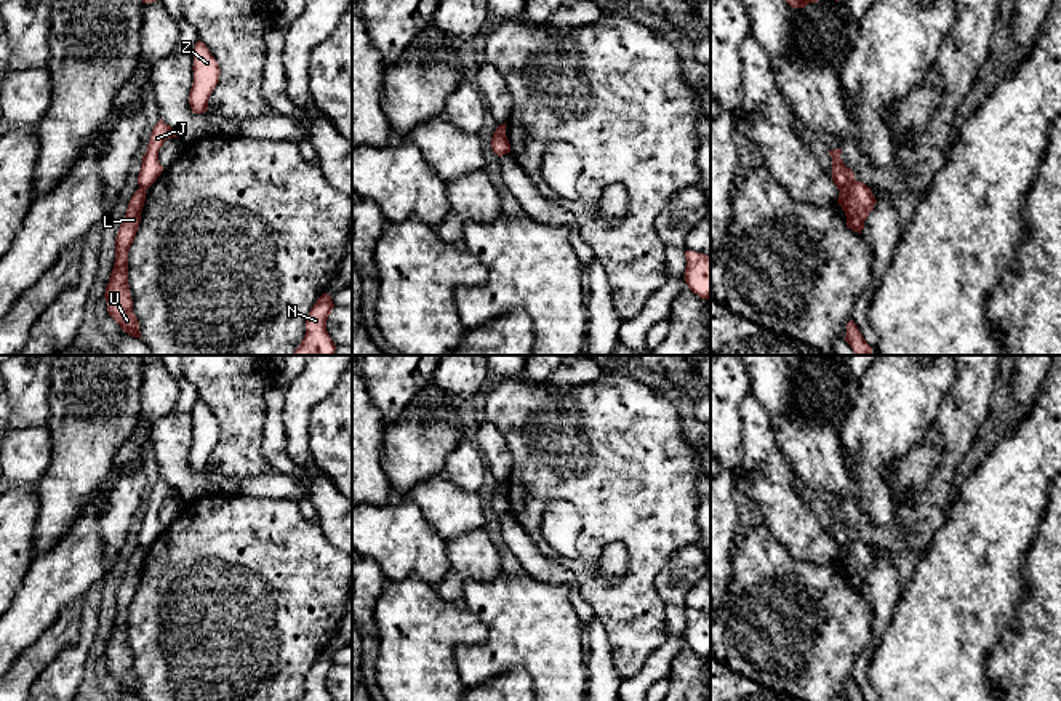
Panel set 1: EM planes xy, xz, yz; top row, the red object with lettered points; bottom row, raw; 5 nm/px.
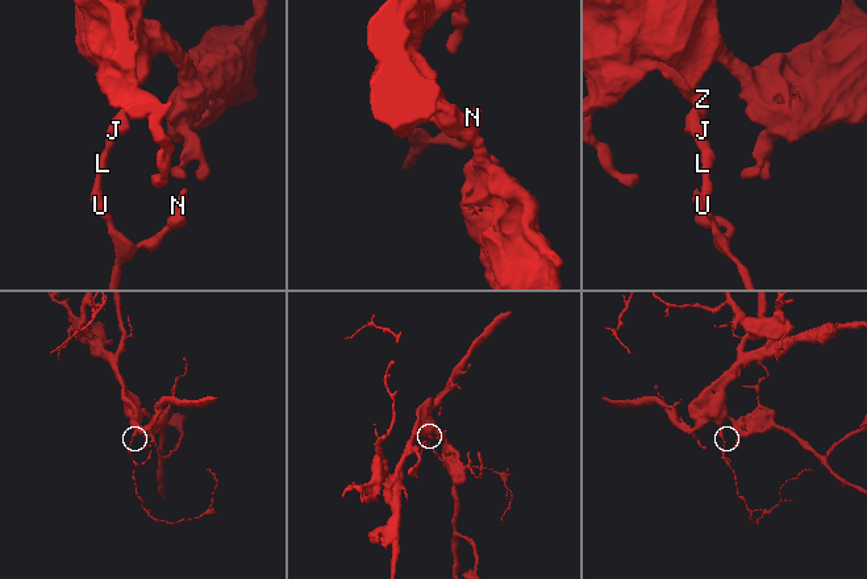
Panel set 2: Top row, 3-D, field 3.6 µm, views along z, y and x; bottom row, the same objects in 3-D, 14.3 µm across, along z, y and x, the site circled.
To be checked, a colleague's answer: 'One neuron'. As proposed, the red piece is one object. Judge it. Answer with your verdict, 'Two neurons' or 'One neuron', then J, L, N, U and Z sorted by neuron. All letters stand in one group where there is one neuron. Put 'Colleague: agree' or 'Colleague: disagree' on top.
Colleague: disagree
Two neurons. Groups: J Z / L N U

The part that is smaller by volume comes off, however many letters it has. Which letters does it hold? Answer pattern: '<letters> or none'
L, N, U

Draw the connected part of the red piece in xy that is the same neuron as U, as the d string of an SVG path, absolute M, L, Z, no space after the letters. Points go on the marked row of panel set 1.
M138 189L128 203L126 214L117 232L115 262L104 293L109 315L125 333L134 338L141 338L141 331L128 286L128 251L139 229L146 194L146 190Z

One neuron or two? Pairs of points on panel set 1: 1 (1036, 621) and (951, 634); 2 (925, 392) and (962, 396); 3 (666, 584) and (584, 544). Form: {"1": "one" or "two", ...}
{"1": "two", "2": "two", "3": "two"}

